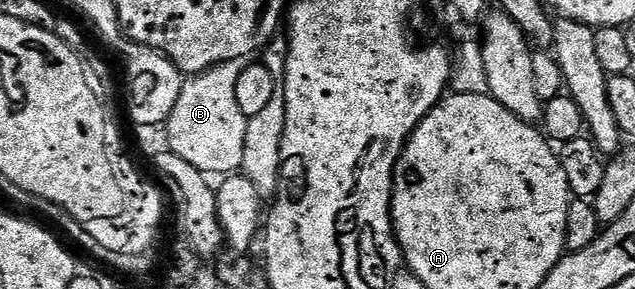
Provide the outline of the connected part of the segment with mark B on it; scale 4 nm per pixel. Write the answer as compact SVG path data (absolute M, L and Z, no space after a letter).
M233 58L188 78L181 96L167 119L168 150L182 157L203 174L223 177L238 172L244 161L245 129L248 119L238 106L237 82L249 64L248 58Z

